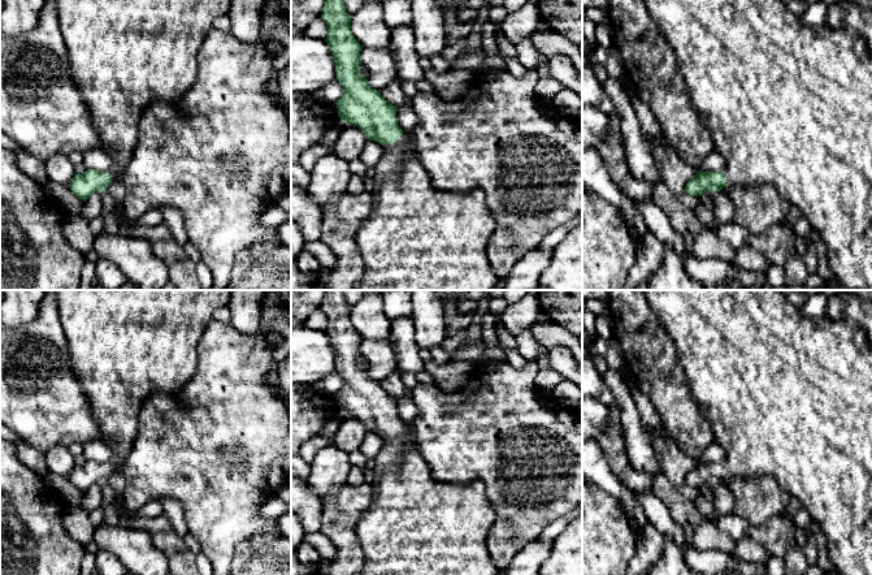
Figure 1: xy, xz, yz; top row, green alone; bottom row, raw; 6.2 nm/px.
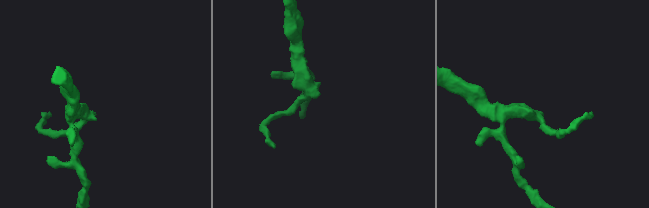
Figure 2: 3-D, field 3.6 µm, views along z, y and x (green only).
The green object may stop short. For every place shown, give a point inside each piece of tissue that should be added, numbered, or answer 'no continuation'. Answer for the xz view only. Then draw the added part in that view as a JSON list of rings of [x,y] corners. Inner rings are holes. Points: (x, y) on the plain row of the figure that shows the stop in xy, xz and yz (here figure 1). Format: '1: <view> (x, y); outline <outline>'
1: xz (415, 524); outline [[[402,428],[383,438],[377,458],[377,480],[372,485],[372,502],[355,527],[365,557],[360,575],[498,575],[500,570],[493,563],[486,546],[496,514],[483,483],[474,480],[463,485],[434,480],[418,453],[413,428]]]

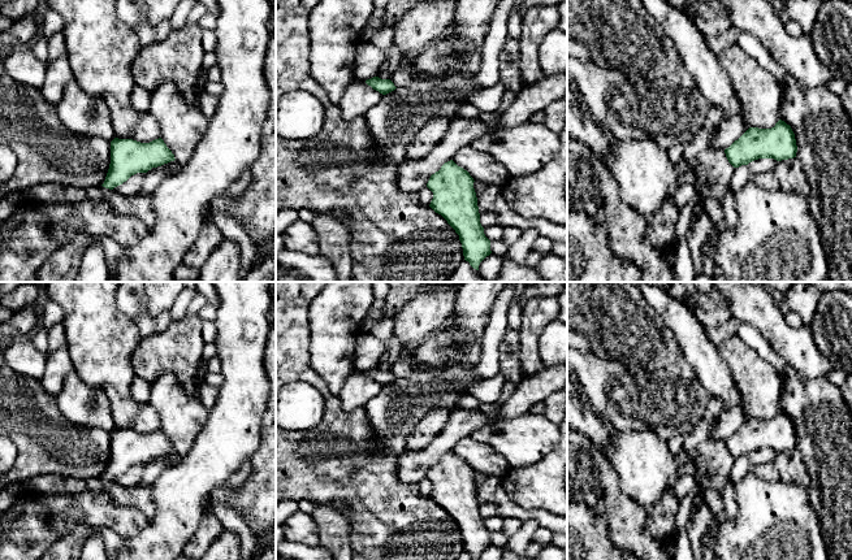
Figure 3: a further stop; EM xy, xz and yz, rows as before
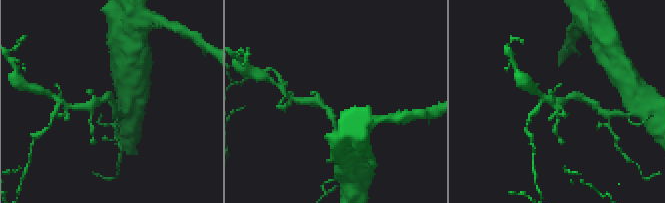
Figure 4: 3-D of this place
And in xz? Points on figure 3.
no continuation

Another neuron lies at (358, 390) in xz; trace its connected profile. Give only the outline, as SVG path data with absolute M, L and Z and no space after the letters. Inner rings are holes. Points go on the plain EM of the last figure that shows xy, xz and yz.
M355 370L345 379L338 399L342 408L351 412L364 408L375 396L380 394L382 385L373 381L366 372Z

